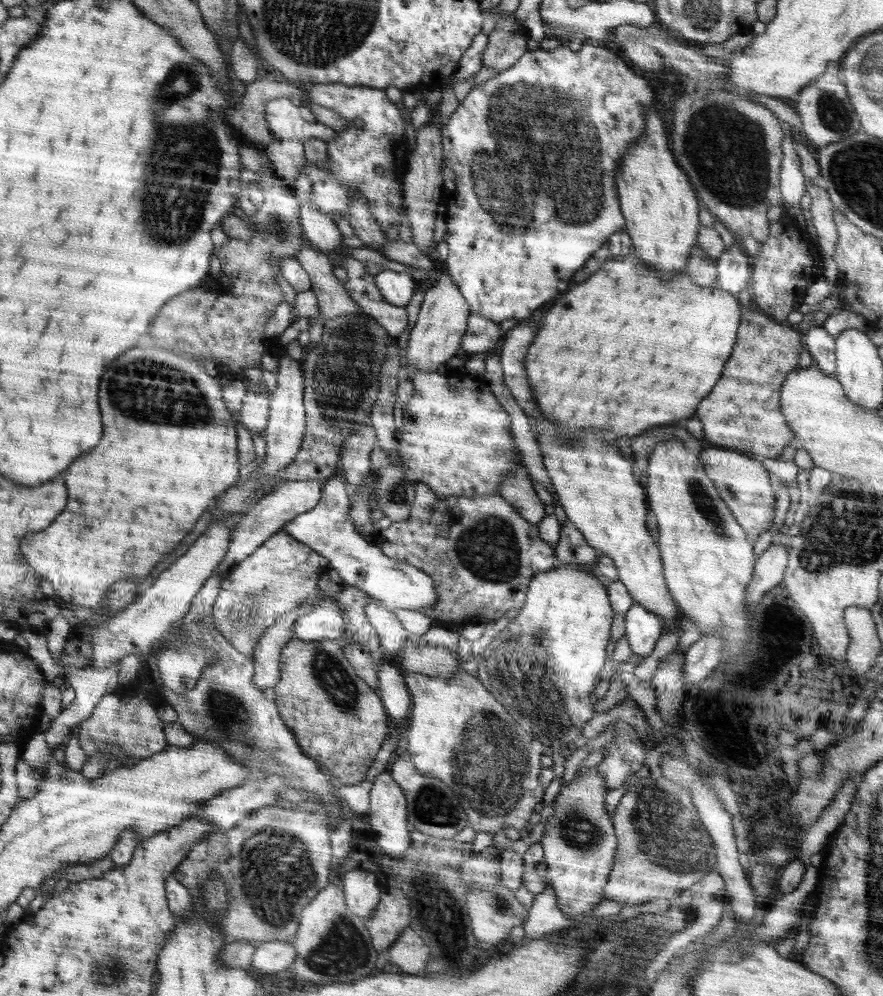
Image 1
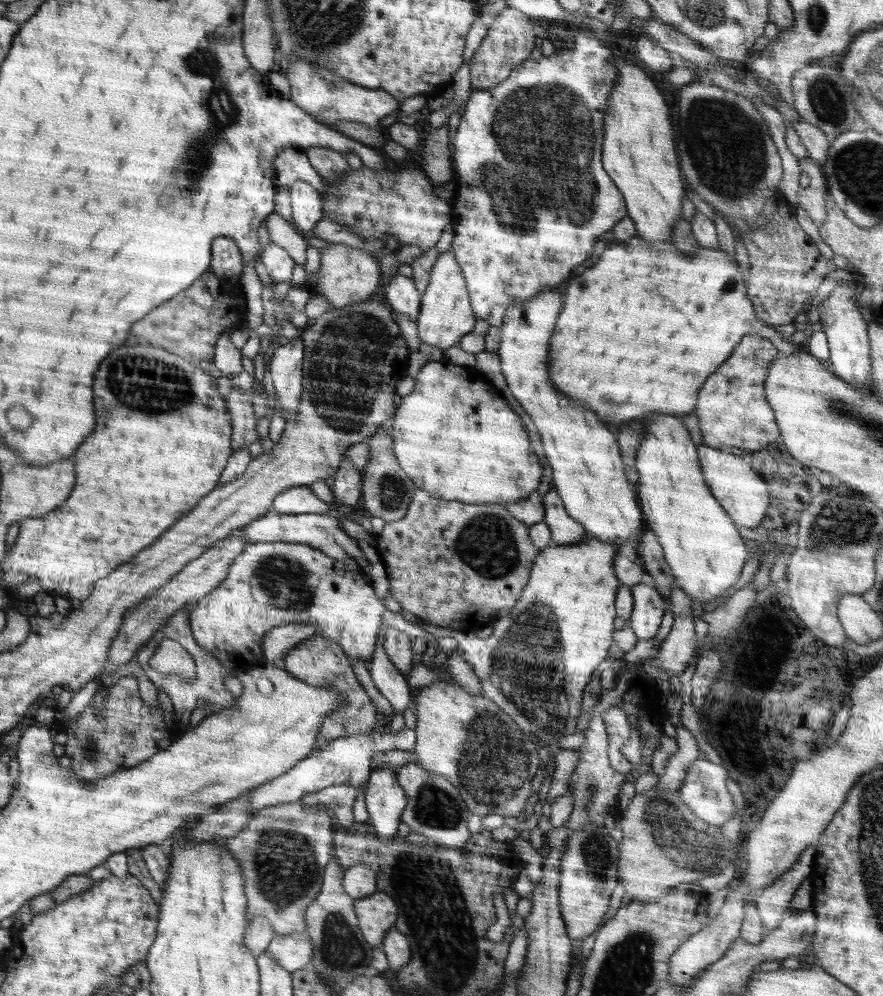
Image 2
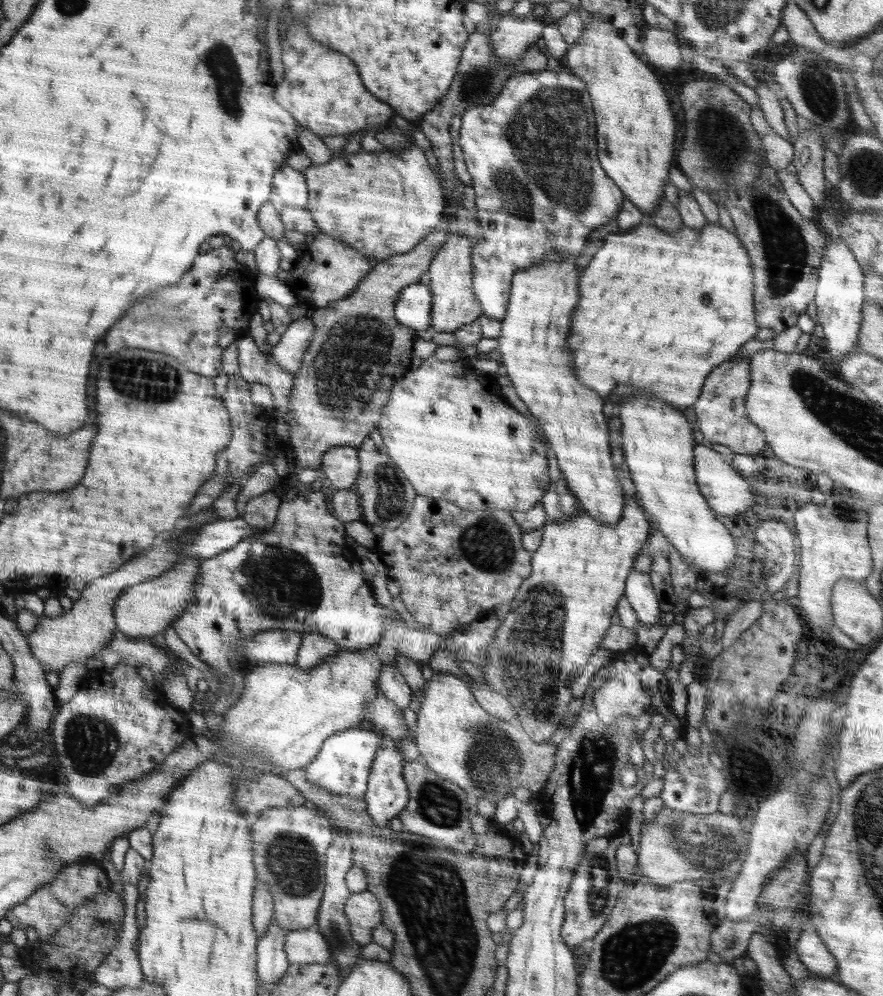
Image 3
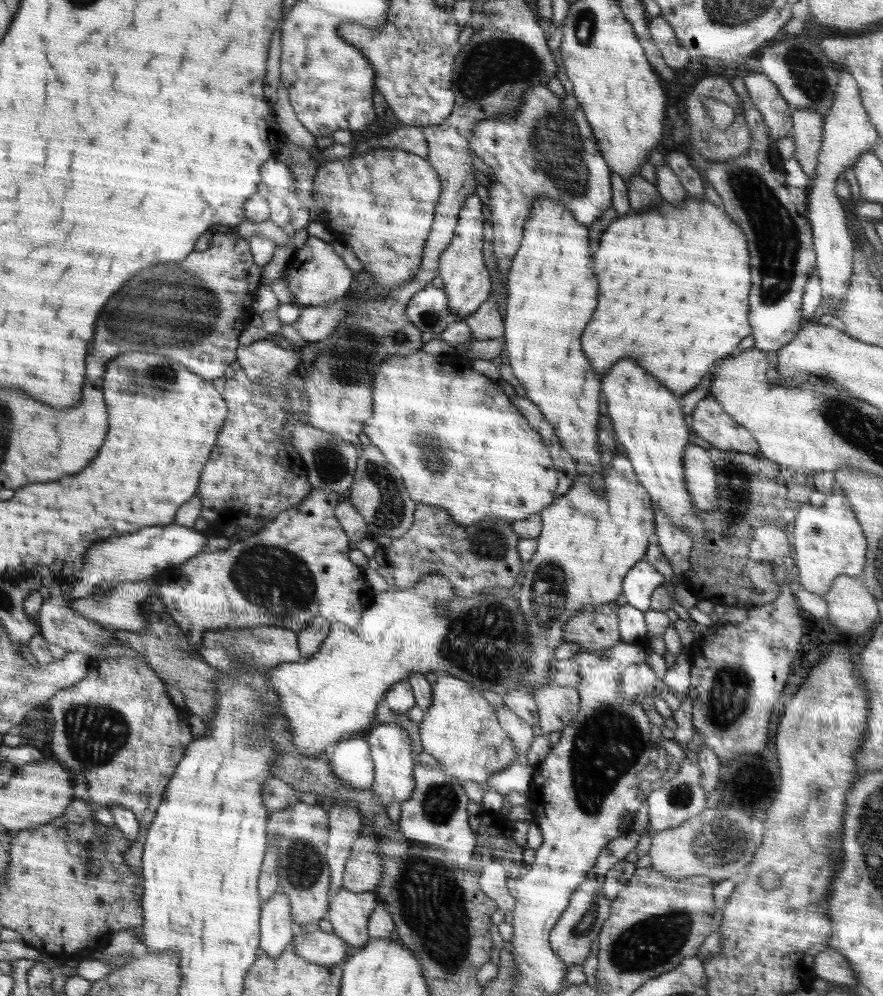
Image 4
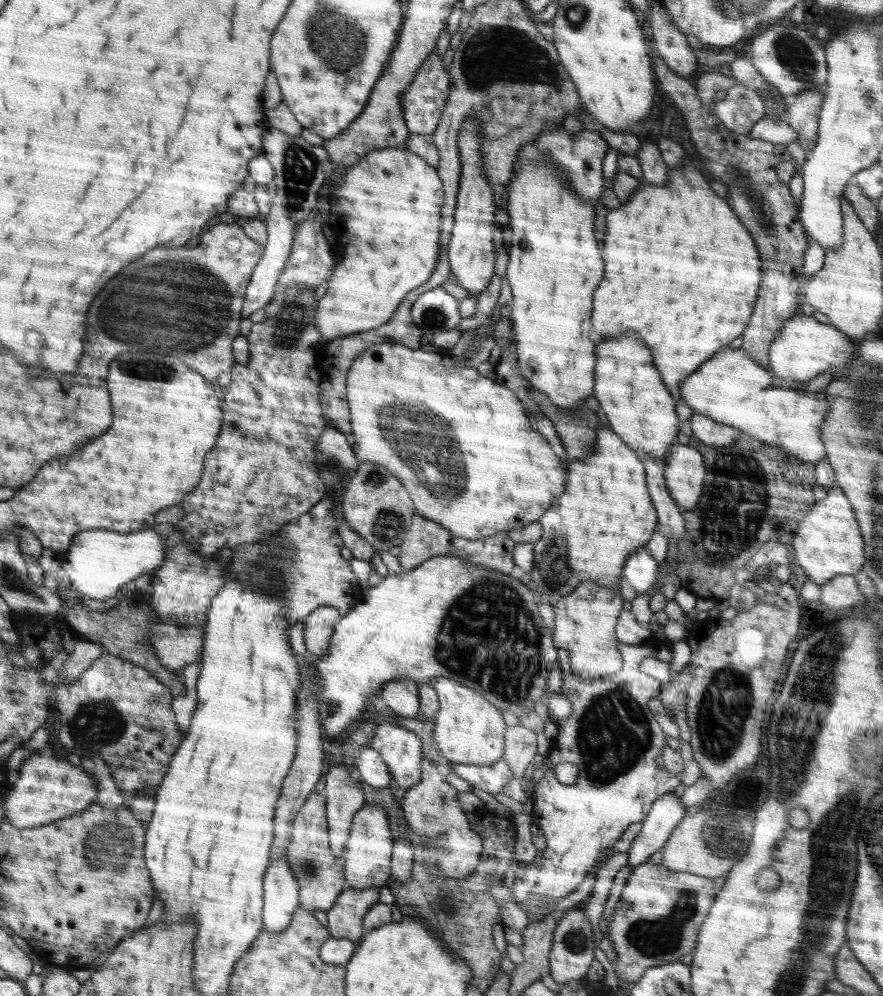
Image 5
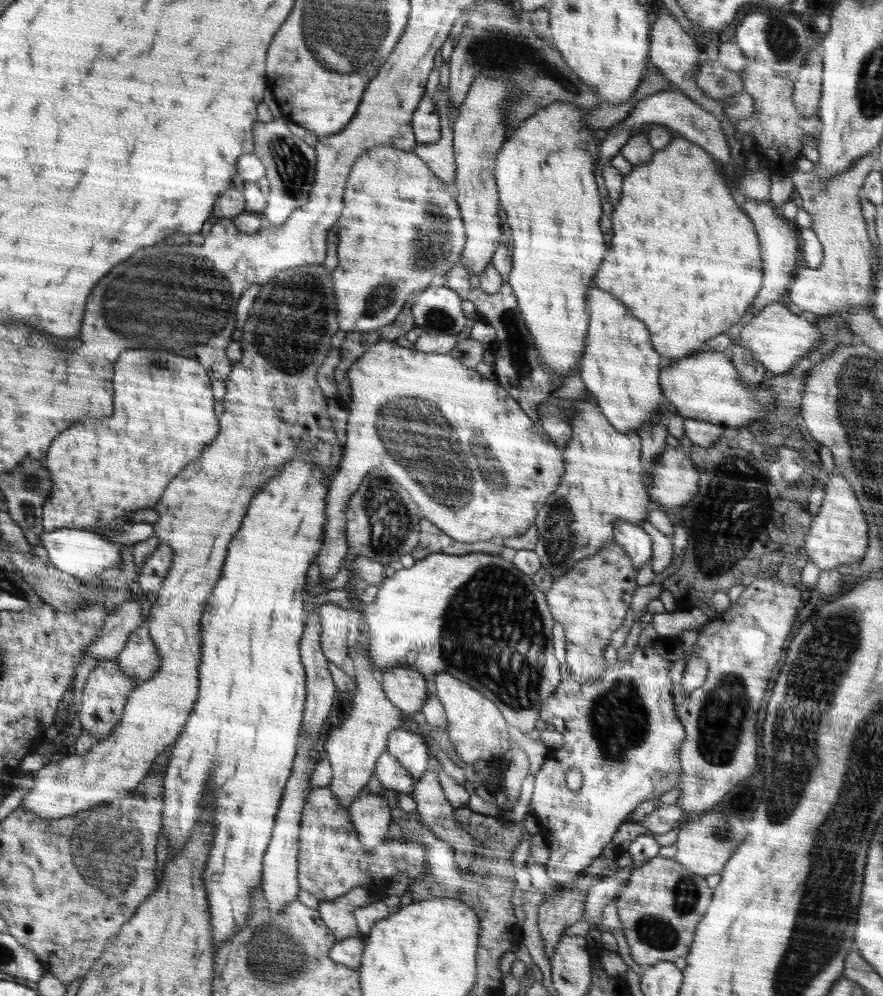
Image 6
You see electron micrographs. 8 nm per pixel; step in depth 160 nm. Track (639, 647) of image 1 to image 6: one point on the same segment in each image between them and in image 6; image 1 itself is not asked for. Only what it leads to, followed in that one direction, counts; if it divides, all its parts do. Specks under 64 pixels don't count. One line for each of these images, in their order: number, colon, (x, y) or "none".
2: (648, 606)
3: (639, 591)
4: (642, 579)
5: (640, 570)
6: (633, 540)

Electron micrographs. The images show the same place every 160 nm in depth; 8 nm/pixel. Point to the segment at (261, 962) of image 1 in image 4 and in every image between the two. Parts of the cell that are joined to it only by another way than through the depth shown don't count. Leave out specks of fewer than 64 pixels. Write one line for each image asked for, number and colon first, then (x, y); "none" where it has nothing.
2: (292, 954)
3: (307, 946)
4: (314, 945)

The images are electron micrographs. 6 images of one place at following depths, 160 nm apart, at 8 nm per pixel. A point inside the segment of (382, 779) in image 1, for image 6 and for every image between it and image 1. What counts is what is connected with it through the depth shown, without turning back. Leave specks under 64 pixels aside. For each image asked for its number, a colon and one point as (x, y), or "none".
2: (385, 800)
3: (386, 796)
4: (393, 762)
5: (400, 749)
6: (408, 748)

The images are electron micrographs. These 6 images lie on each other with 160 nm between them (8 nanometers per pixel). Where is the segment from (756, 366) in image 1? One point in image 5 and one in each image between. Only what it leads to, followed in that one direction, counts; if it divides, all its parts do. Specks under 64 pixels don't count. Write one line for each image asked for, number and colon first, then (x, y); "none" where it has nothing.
2: (732, 410)
3: (721, 413)
4: (710, 422)
5: (713, 433)

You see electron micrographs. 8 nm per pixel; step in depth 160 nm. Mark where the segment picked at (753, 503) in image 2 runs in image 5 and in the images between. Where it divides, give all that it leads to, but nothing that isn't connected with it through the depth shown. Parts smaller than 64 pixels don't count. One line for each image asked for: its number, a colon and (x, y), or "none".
3: (727, 491)
4: (700, 476)
5: (684, 472)

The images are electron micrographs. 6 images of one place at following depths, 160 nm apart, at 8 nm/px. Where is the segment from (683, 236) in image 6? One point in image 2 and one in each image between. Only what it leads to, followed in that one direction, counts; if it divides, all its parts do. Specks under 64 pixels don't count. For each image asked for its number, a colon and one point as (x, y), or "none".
2: (642, 336)
3: (654, 305)
4: (679, 303)
5: (687, 297)

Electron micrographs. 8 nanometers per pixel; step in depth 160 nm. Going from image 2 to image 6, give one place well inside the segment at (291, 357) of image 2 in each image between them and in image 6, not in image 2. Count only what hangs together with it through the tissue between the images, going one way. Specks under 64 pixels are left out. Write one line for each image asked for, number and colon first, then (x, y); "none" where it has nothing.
3: (288, 352)
4: (315, 323)
5: (389, 204)
6: (400, 227)

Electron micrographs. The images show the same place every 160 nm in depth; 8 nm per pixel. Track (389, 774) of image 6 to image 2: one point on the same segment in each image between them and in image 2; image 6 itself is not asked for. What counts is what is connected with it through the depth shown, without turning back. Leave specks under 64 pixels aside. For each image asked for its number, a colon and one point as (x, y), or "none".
2: (347, 760)
3: (343, 764)
4: (351, 763)
5: (373, 771)

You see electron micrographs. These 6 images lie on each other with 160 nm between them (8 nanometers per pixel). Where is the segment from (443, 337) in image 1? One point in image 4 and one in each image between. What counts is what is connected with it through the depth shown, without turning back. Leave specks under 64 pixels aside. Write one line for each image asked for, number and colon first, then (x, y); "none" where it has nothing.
2: (446, 316)
3: (454, 305)
4: (466, 282)

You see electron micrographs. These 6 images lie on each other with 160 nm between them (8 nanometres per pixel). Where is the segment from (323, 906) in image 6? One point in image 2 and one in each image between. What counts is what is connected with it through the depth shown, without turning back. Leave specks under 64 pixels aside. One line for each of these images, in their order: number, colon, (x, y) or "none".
2: (377, 913)
3: (363, 910)
4: (349, 912)
5: (345, 919)

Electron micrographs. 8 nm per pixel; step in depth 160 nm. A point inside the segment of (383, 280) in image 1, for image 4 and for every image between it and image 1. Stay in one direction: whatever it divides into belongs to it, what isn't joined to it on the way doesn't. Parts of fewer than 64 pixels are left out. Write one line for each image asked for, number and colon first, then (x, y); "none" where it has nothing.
2: (400, 295)
3: (413, 310)
4: (428, 310)

